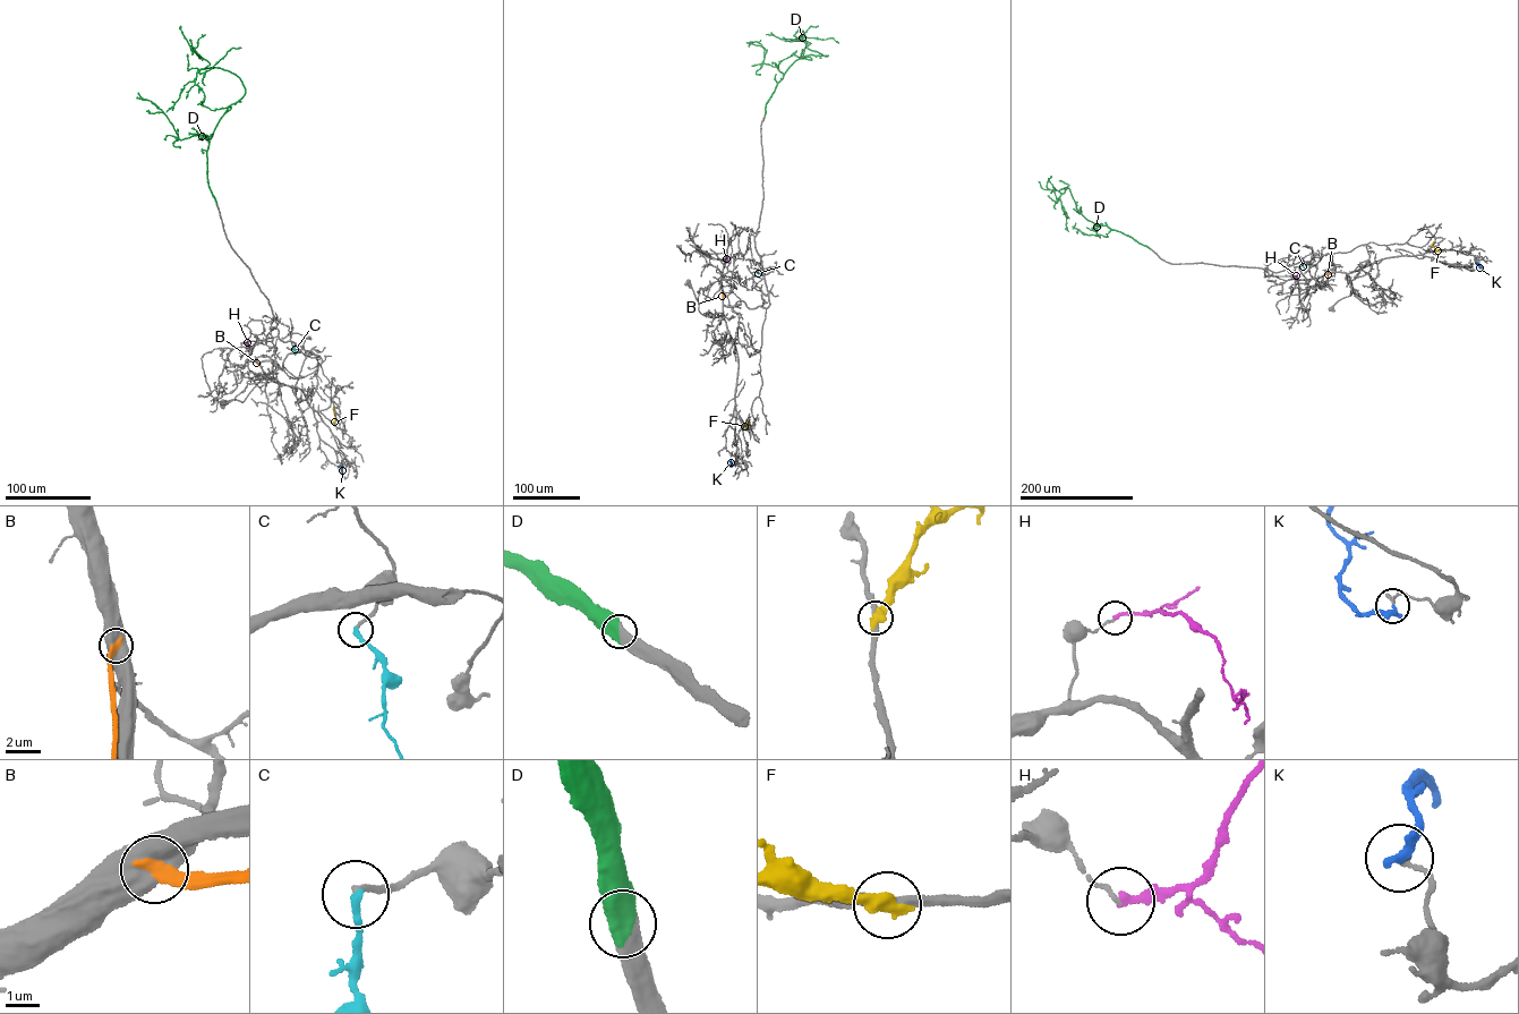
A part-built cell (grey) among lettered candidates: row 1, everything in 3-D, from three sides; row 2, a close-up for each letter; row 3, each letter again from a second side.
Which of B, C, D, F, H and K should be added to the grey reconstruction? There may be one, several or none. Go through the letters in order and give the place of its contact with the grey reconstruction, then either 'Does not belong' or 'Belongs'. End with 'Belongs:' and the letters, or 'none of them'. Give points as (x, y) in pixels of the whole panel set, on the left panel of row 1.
B: Touches grey at (255, 360). Does not belong
C: Touches grey at (295, 344). Does not belong
D: Touches grey at (216, 204). Belongs
F: Touches grey at (333, 424). Does not belong
H: Touches grey at (244, 342). Does not belong
K: Touches grey at (343, 476). Does not belong
Belongs: D

